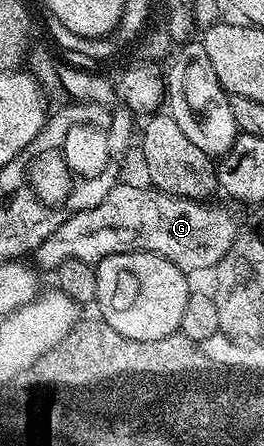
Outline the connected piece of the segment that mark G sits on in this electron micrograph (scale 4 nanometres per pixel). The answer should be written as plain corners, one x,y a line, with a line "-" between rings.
116,183
97,207
70,214
68,221
52,228
51,234
33,250
40,270
55,271
70,257
94,267
109,255
152,253
194,275
198,269
214,270
236,239
234,215
219,205
211,205
215,203
170,197
154,187
142,189
139,185
123,184

